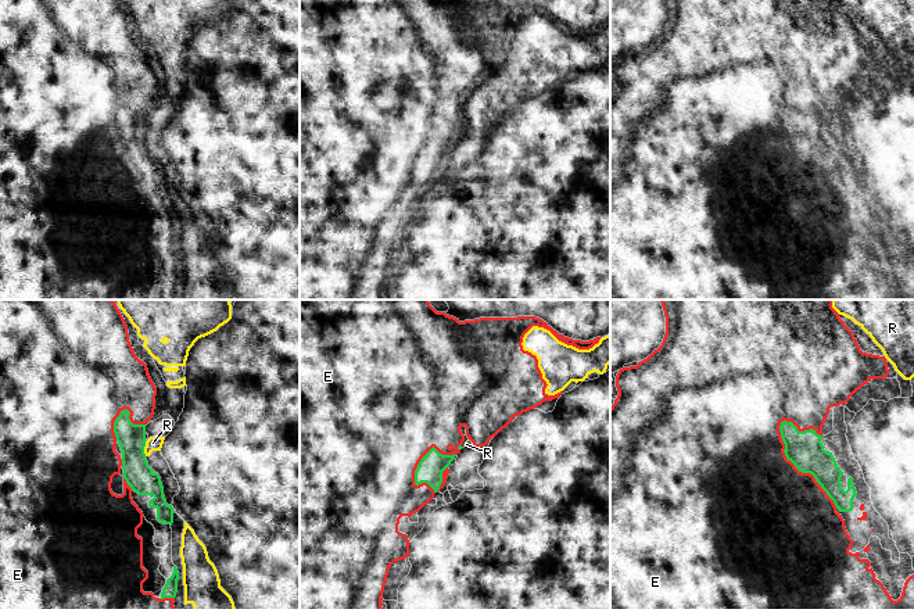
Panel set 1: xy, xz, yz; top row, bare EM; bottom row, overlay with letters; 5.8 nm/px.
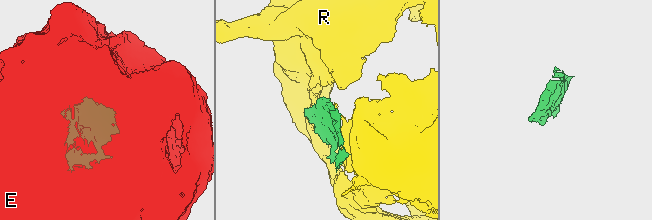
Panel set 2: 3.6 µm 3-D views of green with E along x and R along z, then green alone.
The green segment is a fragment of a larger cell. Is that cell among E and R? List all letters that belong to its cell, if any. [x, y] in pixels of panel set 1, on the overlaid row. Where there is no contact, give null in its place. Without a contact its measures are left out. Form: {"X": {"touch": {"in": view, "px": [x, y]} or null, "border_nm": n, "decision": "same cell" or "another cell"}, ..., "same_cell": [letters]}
{"E": {"touch": {"in": "yz", "px": [798, 469]}, "border_nm": 600, "decision": "same cell"}, "R": {"touch": {"in": "xy", "px": [143, 448]}, "border_nm": 100, "decision": "another cell"}, "same_cell": ["E"]}

